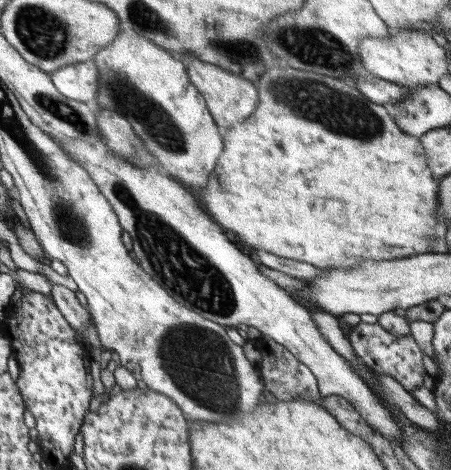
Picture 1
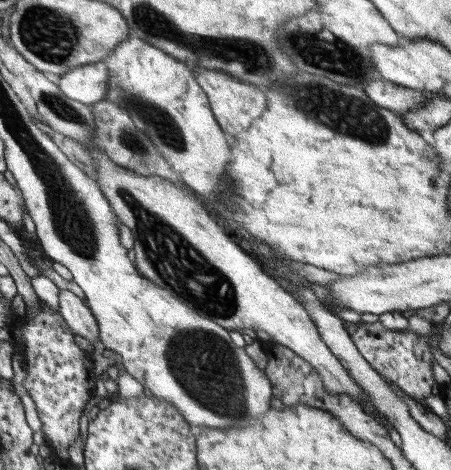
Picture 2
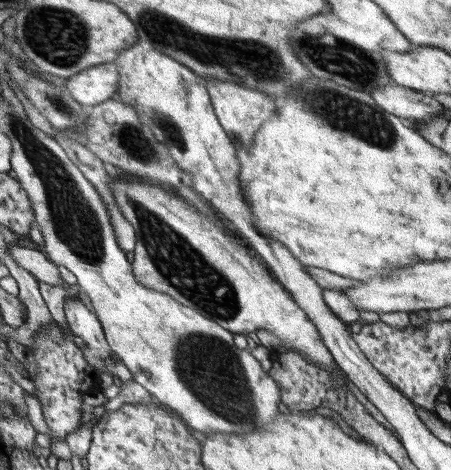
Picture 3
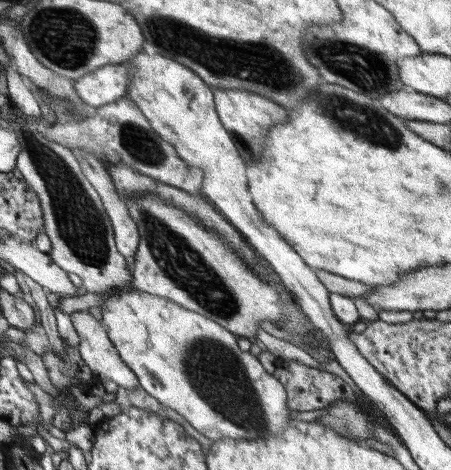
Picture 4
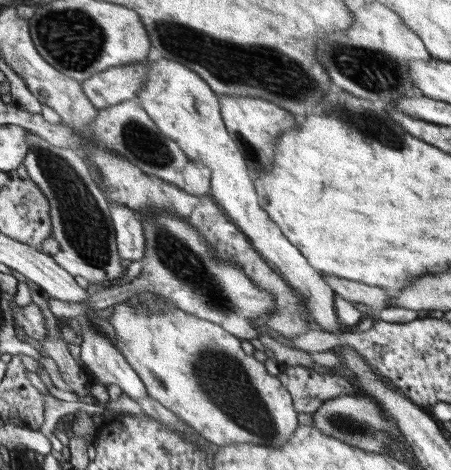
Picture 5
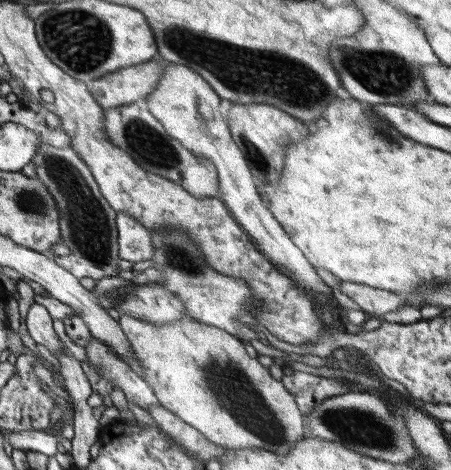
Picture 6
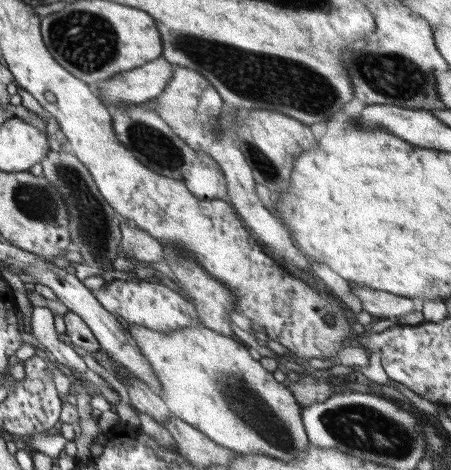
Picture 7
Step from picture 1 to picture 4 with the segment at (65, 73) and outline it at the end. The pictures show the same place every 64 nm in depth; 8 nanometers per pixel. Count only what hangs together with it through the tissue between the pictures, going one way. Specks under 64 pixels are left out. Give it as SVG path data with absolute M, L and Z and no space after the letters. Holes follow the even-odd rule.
M107 64L77 80L73 80L73 92L83 104L99 108L109 102L117 102L127 94L129 78L125 76L123 64Z

